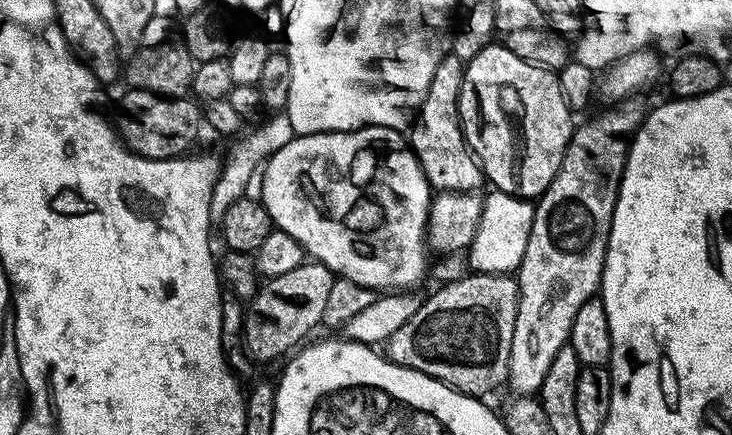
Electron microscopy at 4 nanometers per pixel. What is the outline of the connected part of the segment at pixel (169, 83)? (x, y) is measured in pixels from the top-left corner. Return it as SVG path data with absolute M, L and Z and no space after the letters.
M152 16L142 30L140 44L133 56L127 57L122 76L128 88L144 88L159 96L184 98L189 95L192 86L194 61L190 50L186 50L183 35L172 29L173 21L166 17Z

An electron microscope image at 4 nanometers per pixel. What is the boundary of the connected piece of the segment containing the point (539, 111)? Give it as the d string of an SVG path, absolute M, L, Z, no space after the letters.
M493 42L486 46L486 50L482 50L478 54L474 54L474 58L467 61L464 65L464 77L462 78L462 90L458 98L458 110L460 111L460 128L464 132L464 140L472 149L473 156L480 162L481 168L487 183L491 185L495 191L505 192L511 196L521 196L524 200L535 201L539 196L547 190L550 182L554 182L554 174L558 174L558 166L562 166L562 158L568 149L568 143L572 141L574 131L573 112L566 106L566 98L562 98L562 90L560 89L559 75L551 68L541 68L538 64L531 64L522 58L518 58L518 54L514 54L503 44Z

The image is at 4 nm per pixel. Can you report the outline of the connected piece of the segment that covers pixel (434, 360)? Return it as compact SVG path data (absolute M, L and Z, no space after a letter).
M476 272L471 275L442 285L429 300L425 299L414 318L410 318L406 326L394 330L394 334L386 341L386 355L398 366L406 366L430 378L441 380L444 384L452 385L457 392L484 398L487 397L487 392L494 391L508 379L510 342L514 342L520 286L517 277L512 274Z

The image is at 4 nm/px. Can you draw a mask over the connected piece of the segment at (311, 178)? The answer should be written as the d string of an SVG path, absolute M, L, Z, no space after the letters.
M370 126L360 128L357 132L319 132L309 136L293 136L282 150L278 150L263 165L264 177L262 178L262 198L260 203L270 214L273 225L279 231L290 234L294 242L301 244L305 253L315 263L325 264L334 274L338 274L344 280L357 284L360 288L380 288L376 290L412 290L415 284L424 280L424 271L428 268L429 249L426 247L426 233L428 230L428 207L432 204L433 189L428 187L428 179L418 162L418 158L412 153L409 141L404 140L399 131L394 128L382 126Z

